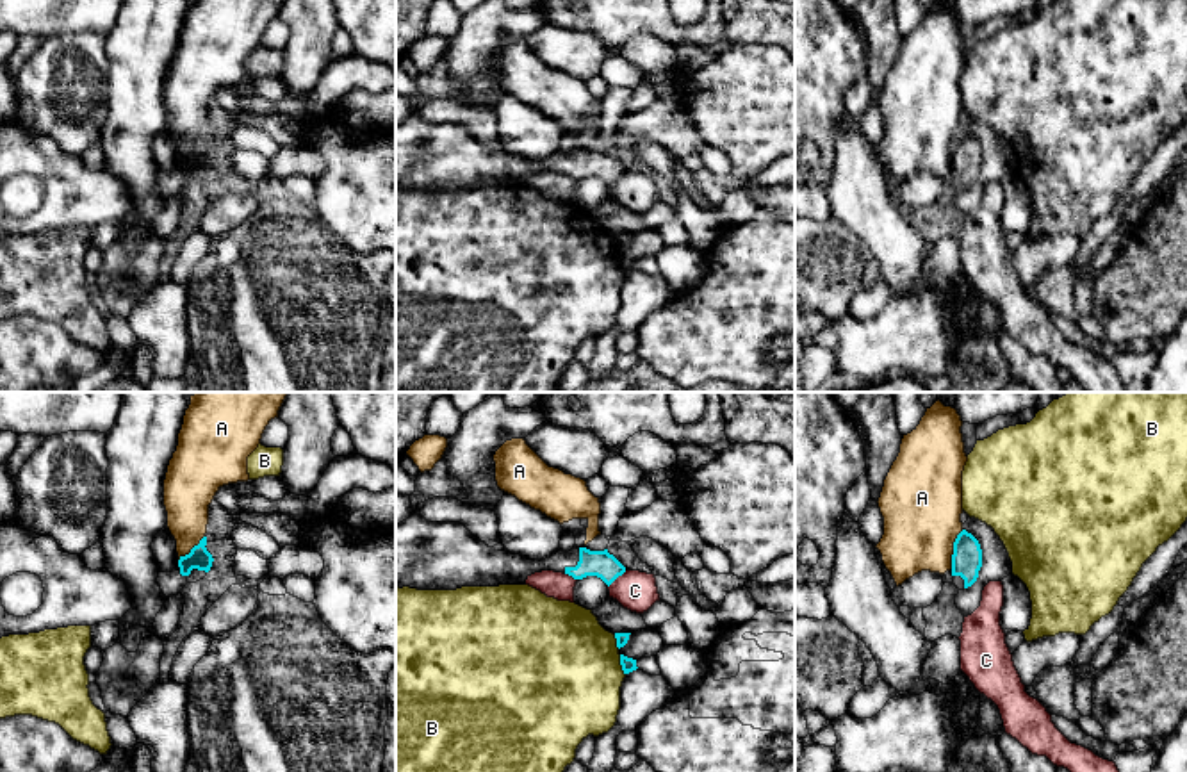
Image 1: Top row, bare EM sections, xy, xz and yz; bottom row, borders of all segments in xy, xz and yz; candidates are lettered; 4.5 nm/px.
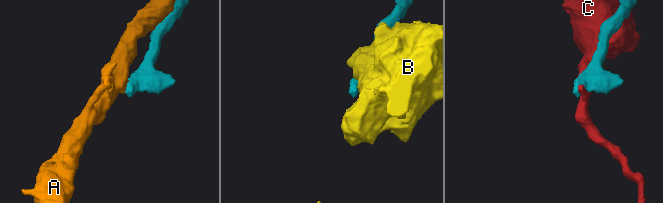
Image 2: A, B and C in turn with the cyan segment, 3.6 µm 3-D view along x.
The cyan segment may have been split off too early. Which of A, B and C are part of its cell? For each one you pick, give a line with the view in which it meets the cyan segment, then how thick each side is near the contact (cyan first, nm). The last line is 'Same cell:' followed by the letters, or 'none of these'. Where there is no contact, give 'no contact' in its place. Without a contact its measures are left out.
Same cell: none of these

